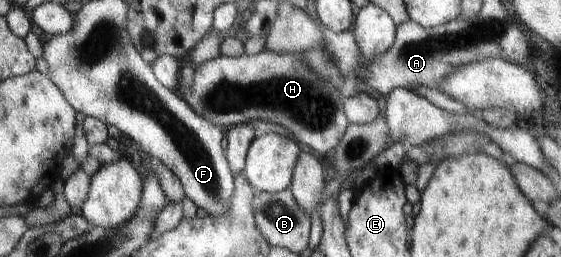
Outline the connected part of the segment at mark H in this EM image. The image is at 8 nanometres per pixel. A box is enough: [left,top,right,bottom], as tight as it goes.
[179,51,348,155]

